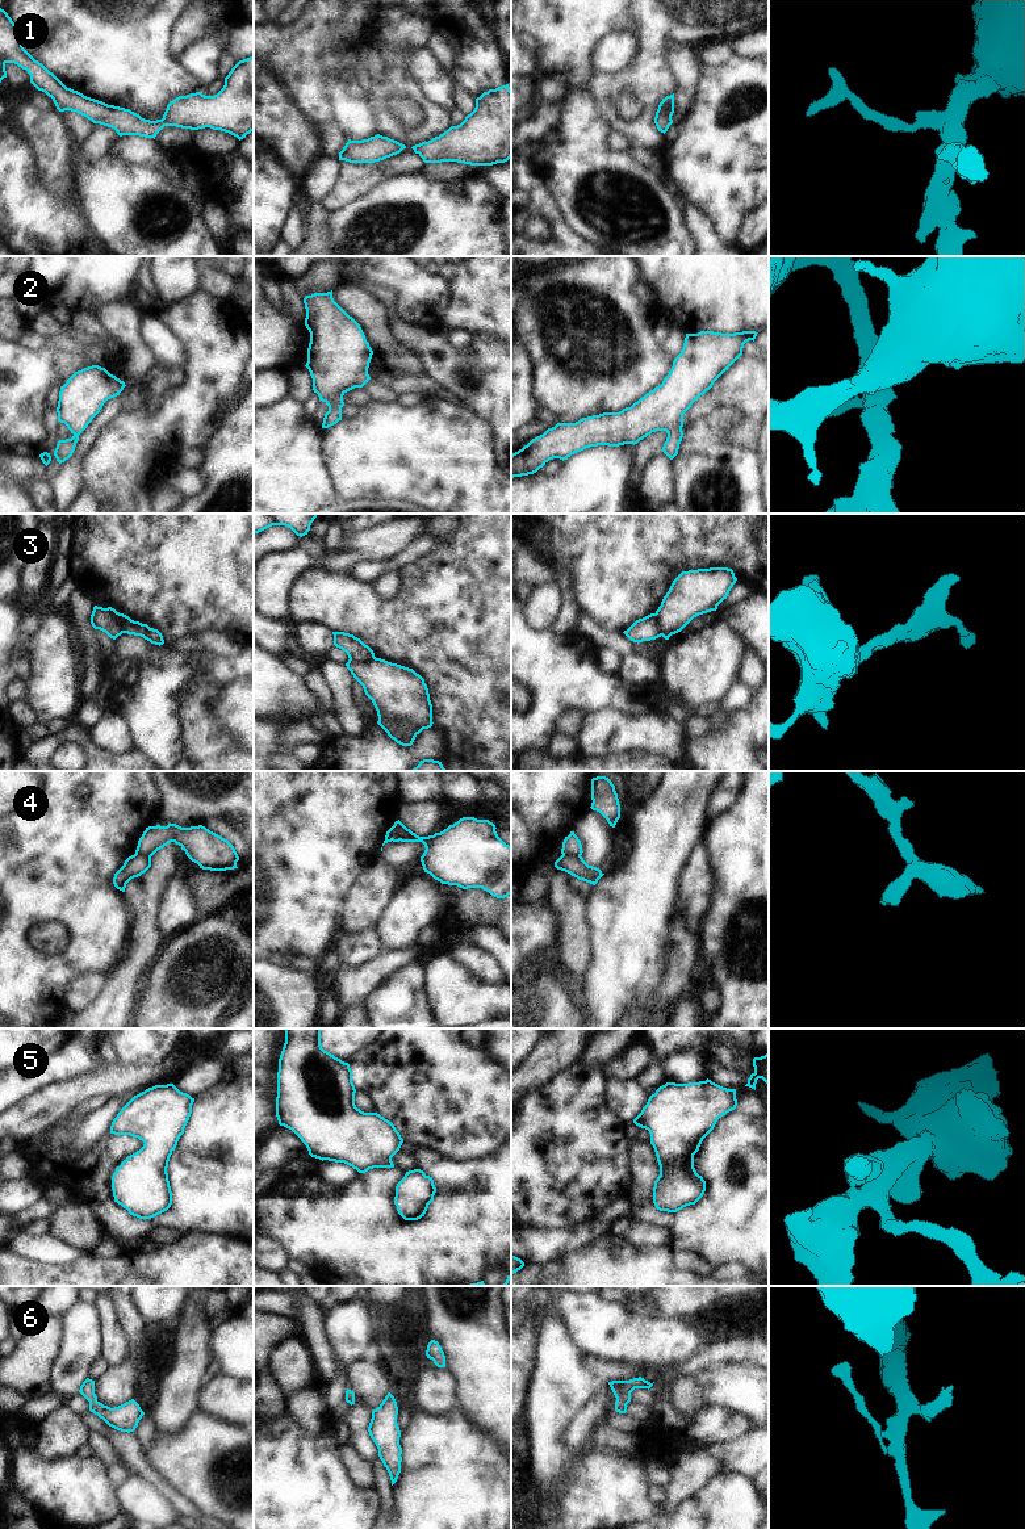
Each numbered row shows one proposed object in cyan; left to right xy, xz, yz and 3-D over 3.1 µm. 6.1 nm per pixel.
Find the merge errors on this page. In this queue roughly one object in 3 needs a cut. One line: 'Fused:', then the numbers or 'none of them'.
Fused: 3, 4.

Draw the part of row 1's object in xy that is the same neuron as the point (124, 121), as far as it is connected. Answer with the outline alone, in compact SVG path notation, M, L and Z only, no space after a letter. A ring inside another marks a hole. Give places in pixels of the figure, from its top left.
M0 8L0 83L7 78L5 64L14 63L30 75L30 83L53 99L59 112L76 112L93 123L112 127L120 137L154 138L164 126L198 130L210 127L239 141L254 131L254 56L239 60L214 96L201 92L179 96L167 105L162 120L142 118L130 109L108 105L67 88L22 46L20 32Z

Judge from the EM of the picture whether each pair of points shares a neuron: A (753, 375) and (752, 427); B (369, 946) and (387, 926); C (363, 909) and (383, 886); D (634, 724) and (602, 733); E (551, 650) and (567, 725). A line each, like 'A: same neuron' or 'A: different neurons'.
A: different neurons
B: different neurons
C: same neuron
D: same neuron
E: different neurons

